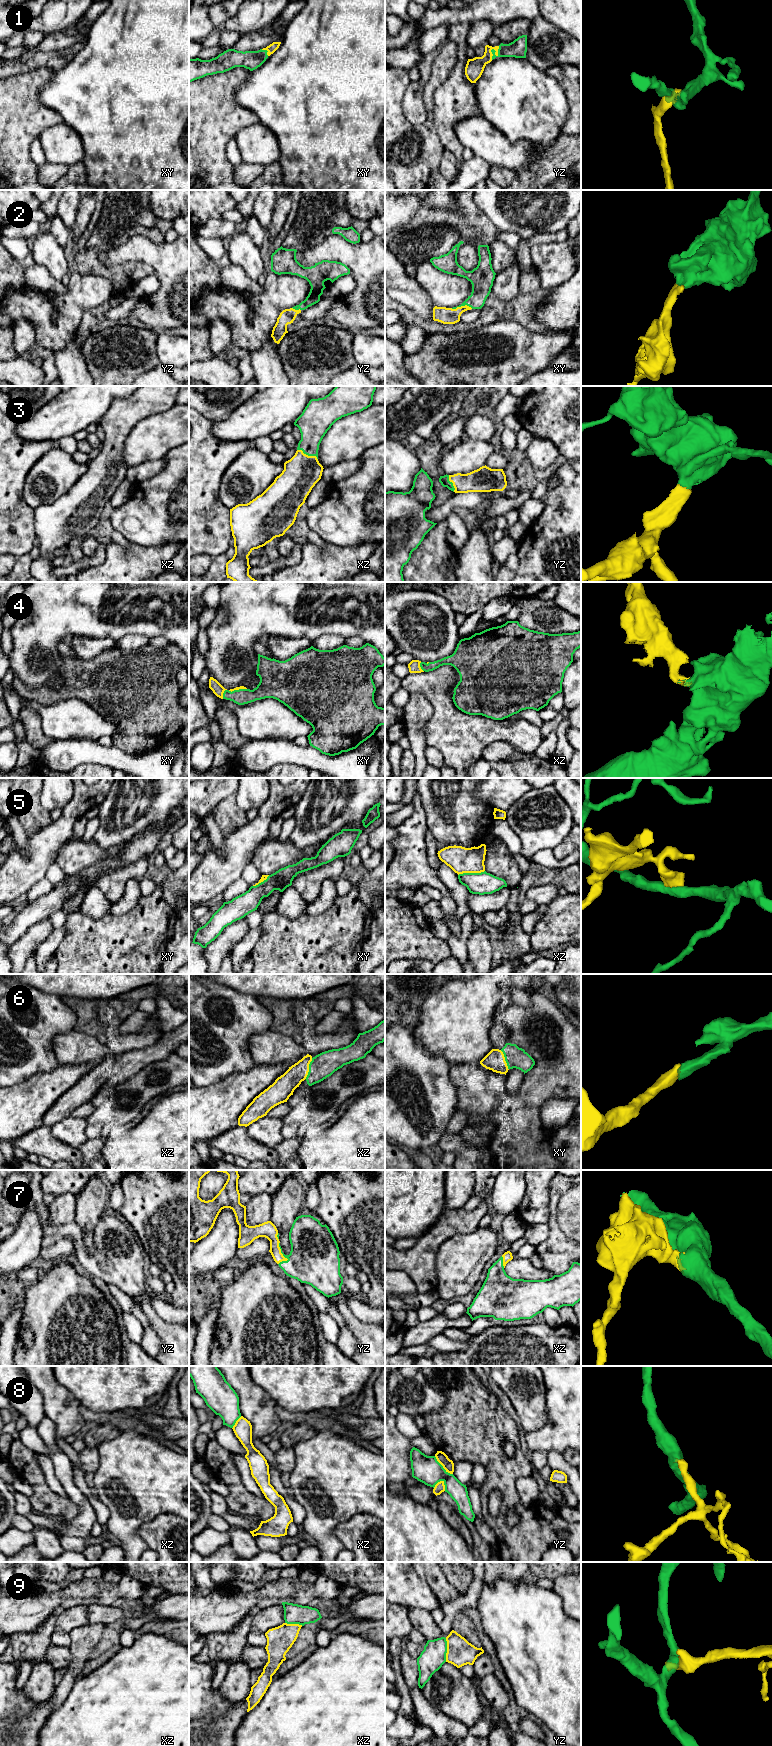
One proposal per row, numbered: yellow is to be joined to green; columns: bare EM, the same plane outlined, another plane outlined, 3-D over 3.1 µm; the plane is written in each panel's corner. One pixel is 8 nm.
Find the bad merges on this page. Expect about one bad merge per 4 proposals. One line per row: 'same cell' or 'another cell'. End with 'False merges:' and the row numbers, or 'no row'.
1: same cell
2: same cell
3: same cell
4: same cell
5: another cell
6: same cell
7: same cell
8: another cell
9: another cell
False merges: 5, 8, 9

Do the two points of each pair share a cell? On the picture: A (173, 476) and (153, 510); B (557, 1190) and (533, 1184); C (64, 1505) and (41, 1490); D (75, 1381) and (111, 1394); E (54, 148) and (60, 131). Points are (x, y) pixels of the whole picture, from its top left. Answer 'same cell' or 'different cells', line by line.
A: same cell
B: different cells
C: same cell
D: same cell
E: same cell

